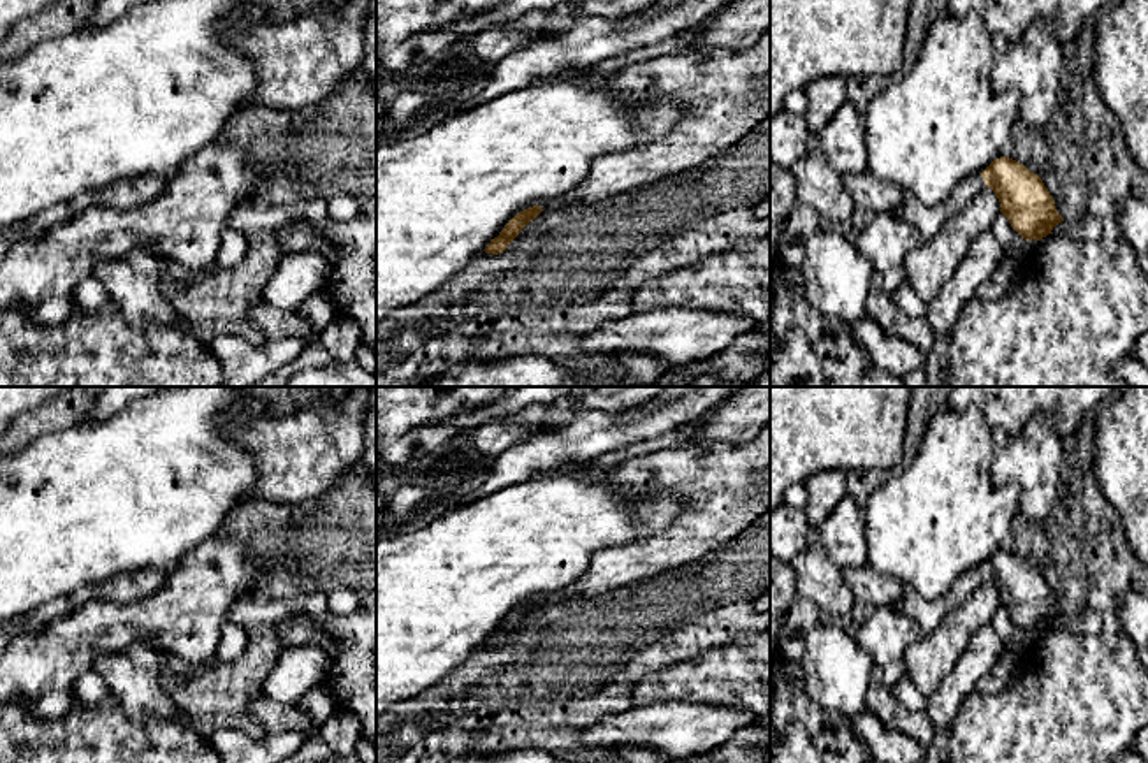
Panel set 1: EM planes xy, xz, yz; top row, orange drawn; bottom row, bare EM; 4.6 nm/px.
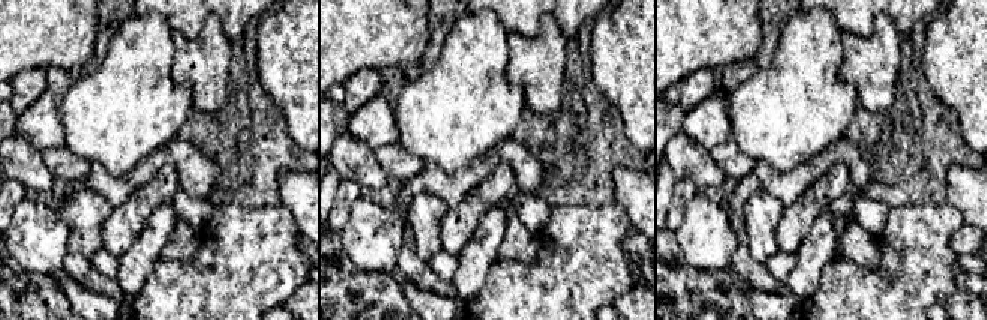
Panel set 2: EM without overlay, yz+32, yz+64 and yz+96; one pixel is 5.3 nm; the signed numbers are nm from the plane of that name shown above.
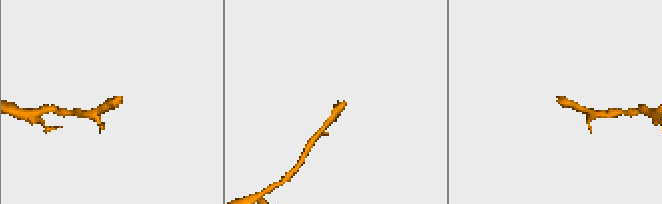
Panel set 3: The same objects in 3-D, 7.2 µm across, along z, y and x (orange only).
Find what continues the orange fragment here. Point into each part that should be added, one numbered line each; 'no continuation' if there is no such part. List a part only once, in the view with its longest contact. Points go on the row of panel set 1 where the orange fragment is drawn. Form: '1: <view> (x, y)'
1: yz (929, 220)

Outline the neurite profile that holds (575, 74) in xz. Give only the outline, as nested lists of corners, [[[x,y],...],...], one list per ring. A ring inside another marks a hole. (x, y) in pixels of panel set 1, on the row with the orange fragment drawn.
[[[592,65],[591,67],[571,67],[571,69],[566,69],[559,74],[549,76],[534,83],[571,81],[571,83],[585,84],[591,81],[591,70],[592,70]]]

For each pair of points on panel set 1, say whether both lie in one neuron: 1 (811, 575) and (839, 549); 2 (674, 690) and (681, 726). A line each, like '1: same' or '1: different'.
1: different
2: different

